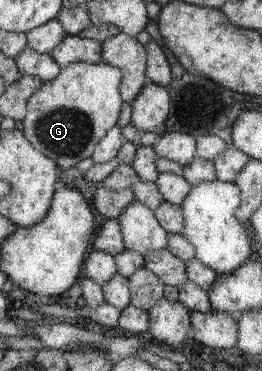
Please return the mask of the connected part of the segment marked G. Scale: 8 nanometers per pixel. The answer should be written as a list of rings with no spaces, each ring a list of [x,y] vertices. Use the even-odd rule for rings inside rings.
[[[74,62],[28,98],[22,129],[30,143],[51,157],[65,170],[82,159],[91,157],[98,143],[118,123],[123,96],[120,85],[123,75],[112,64]]]

